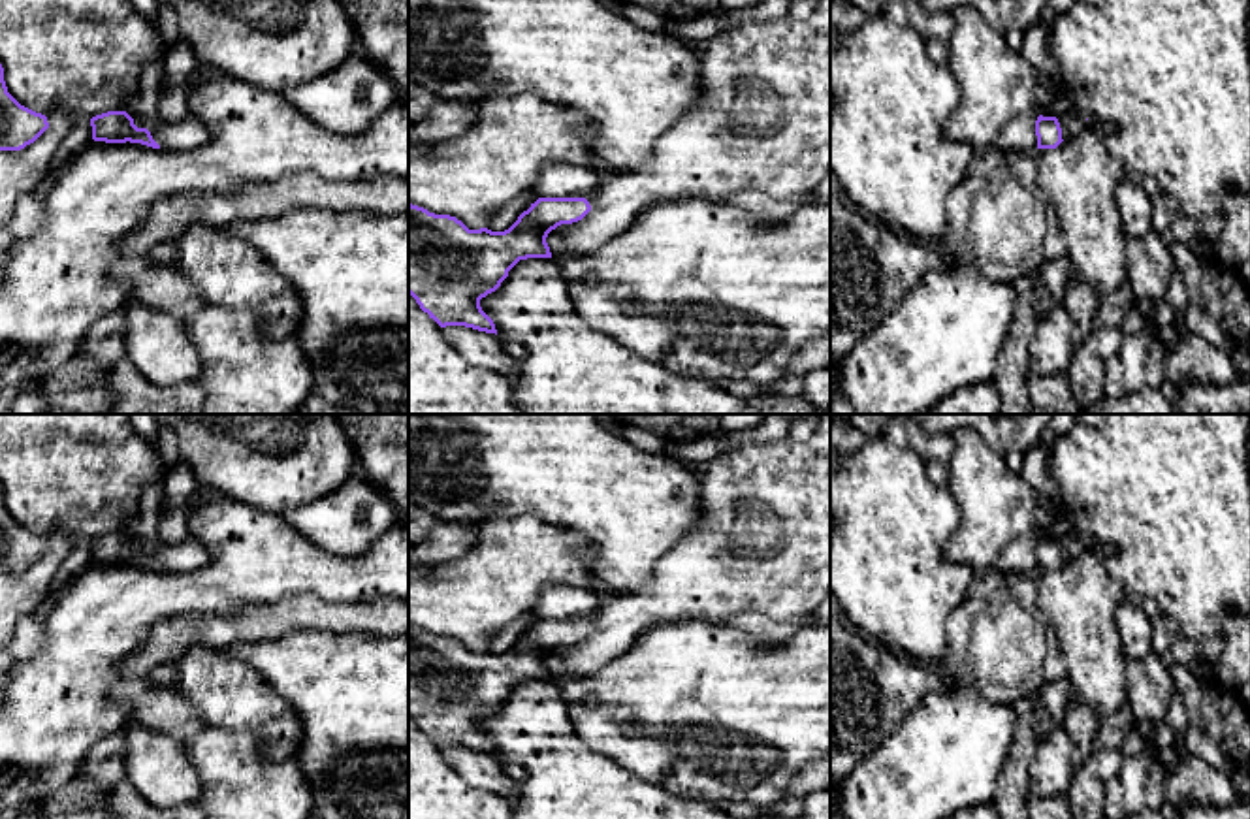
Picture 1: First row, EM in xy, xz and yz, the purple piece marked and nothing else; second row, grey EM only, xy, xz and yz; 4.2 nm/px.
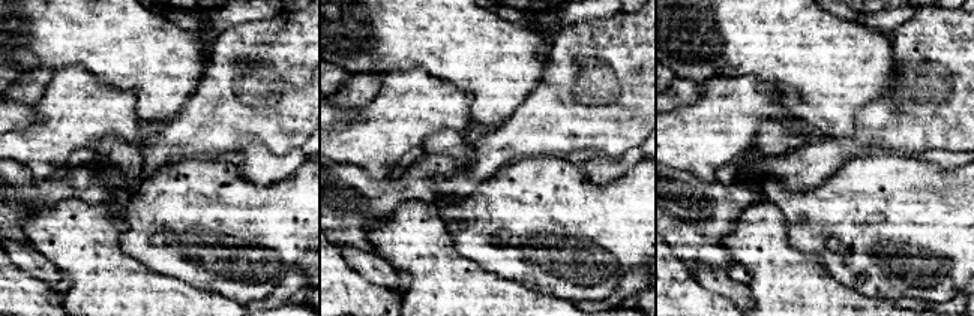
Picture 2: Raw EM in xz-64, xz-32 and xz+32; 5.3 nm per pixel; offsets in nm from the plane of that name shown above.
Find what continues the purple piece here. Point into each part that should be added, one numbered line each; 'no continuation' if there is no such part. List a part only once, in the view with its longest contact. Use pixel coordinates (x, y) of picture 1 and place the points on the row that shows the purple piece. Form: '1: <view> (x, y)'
1: xz (761, 121)

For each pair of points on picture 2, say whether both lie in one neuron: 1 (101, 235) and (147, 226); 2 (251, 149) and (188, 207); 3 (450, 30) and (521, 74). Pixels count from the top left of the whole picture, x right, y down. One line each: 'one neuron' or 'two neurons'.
1: two neurons
2: two neurons
3: one neuron

